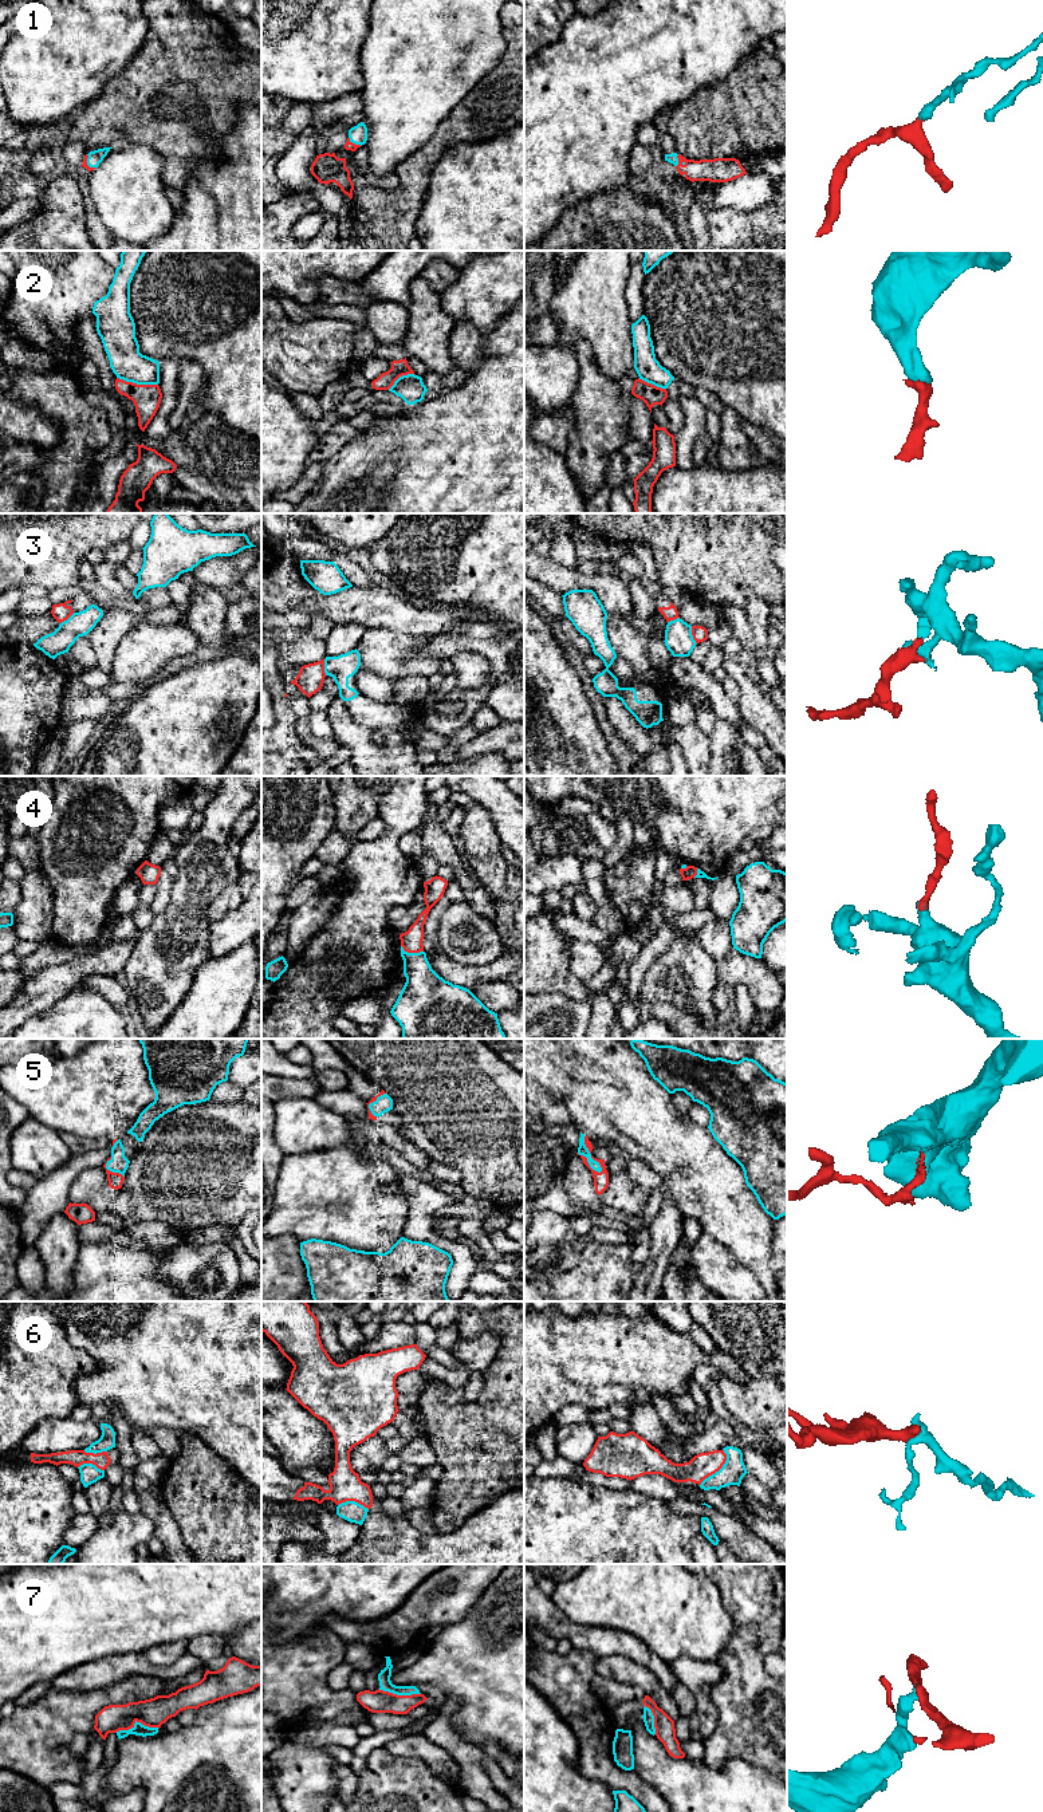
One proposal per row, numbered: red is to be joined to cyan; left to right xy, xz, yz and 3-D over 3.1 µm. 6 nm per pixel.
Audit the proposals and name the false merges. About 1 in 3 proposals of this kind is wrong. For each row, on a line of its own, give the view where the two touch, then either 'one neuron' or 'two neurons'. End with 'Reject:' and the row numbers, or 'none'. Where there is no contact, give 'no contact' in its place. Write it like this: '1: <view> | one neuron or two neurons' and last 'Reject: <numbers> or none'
1: xz | one neuron
2: xy | two neurons
3: yz | two neurons
4: xz | one neuron
5: yz | one neuron
6: yz | two neurons
7: xy | two neurons
Reject: 2, 3, 6, 7

